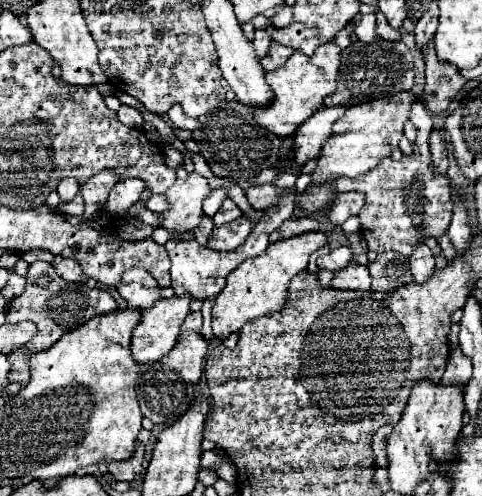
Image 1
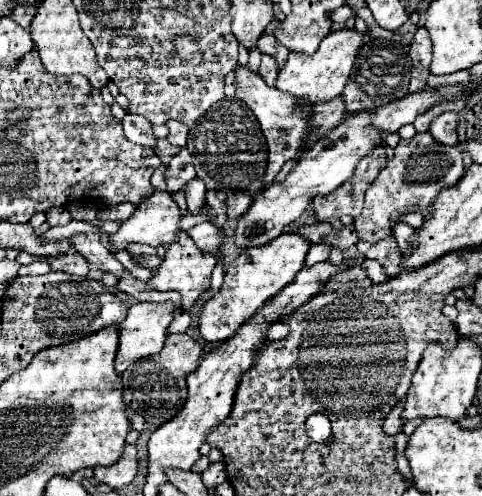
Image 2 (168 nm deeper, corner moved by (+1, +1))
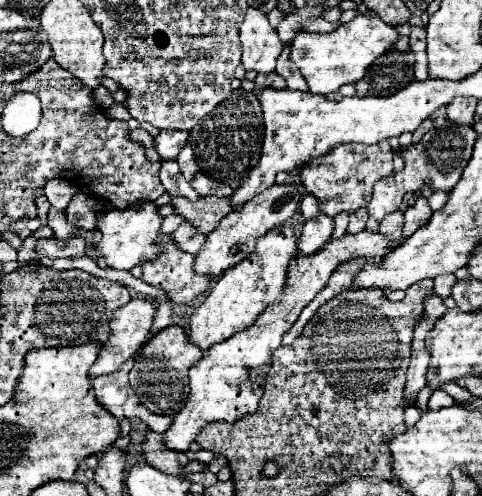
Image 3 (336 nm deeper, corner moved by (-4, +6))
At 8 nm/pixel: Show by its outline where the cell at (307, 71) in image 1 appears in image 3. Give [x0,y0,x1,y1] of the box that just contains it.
[291,16,399,94]

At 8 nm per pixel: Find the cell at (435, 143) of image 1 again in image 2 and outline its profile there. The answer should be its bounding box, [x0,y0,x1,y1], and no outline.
[430,113,458,147]

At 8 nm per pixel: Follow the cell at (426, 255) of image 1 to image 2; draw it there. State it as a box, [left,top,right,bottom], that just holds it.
[394,223,414,253]

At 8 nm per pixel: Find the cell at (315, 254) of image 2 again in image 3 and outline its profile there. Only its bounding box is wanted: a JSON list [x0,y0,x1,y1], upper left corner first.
[297,214,333,256]

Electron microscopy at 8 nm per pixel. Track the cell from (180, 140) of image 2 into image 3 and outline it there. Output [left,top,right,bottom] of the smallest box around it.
[153,132,189,162]

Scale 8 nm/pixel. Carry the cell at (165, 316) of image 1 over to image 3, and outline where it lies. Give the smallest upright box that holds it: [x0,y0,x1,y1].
[89,298,155,378]

